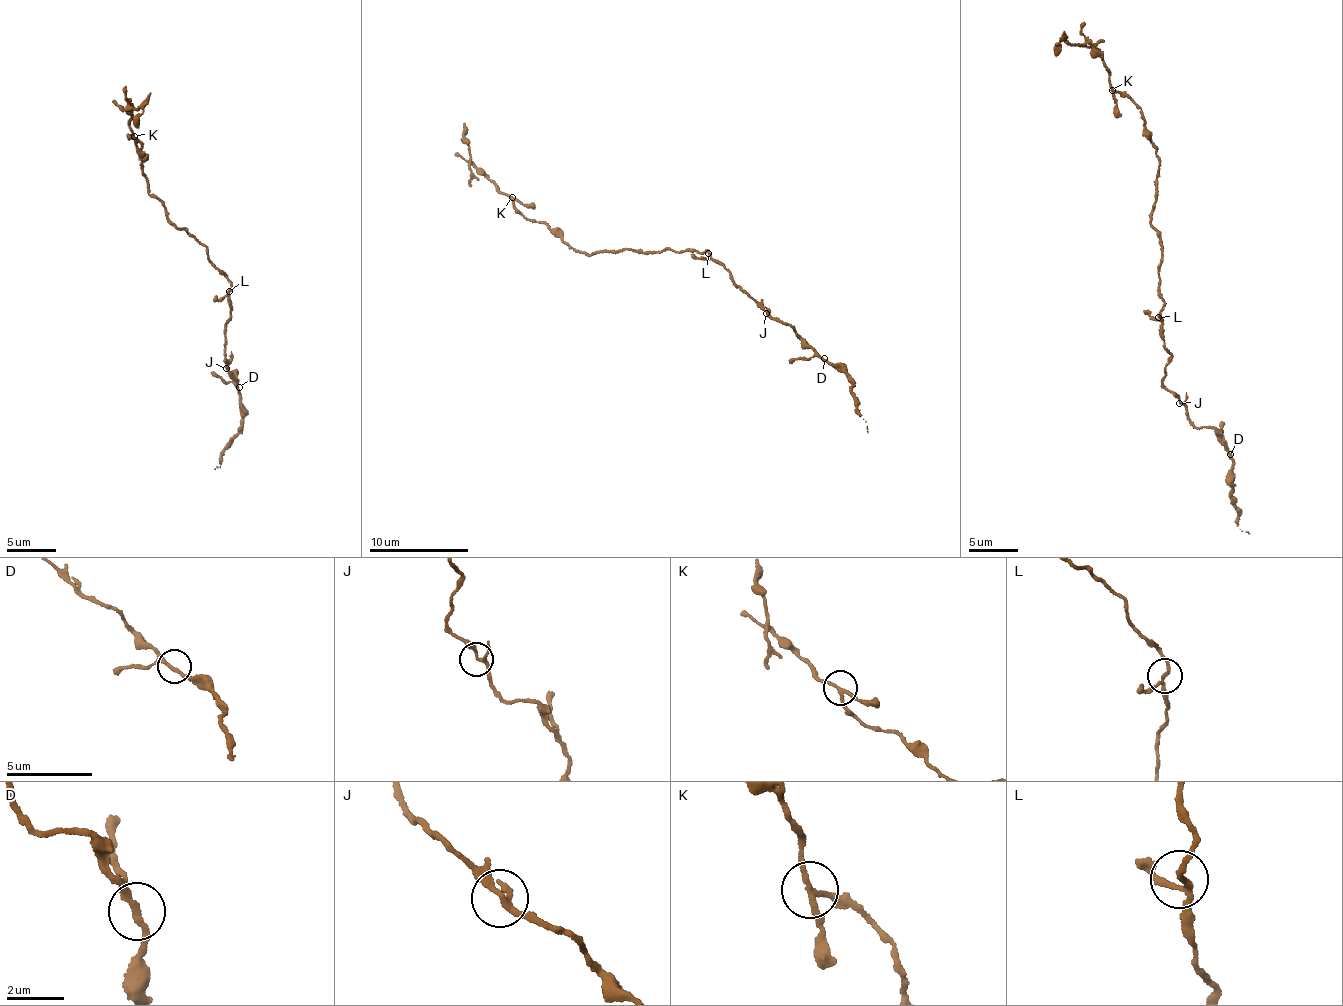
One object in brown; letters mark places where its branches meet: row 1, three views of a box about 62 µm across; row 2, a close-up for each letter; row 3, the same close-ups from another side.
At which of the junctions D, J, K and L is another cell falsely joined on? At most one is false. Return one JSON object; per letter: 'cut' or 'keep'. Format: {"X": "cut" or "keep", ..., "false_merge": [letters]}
{"D": "keep", "J": "keep", "K": "cut", "L": "keep", "false_merge": ["K"]}

